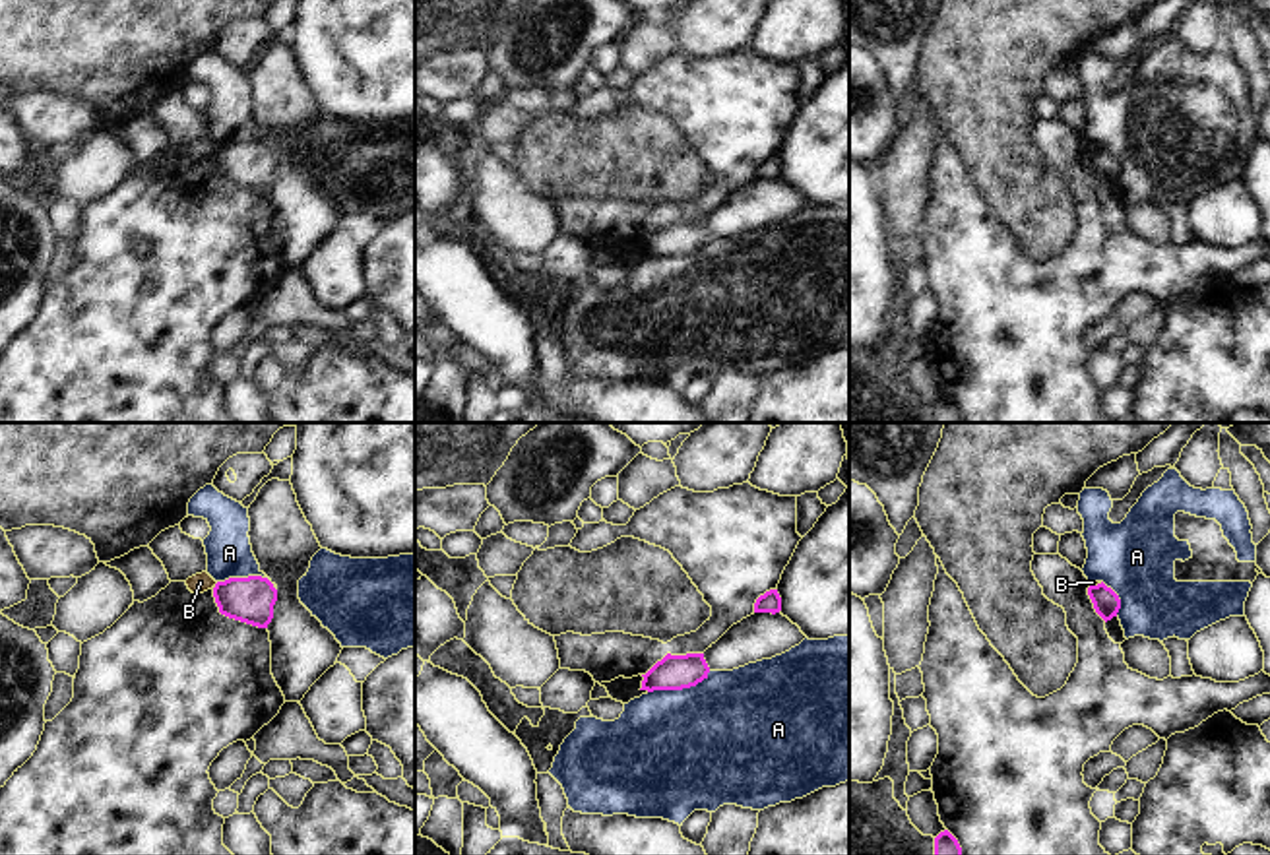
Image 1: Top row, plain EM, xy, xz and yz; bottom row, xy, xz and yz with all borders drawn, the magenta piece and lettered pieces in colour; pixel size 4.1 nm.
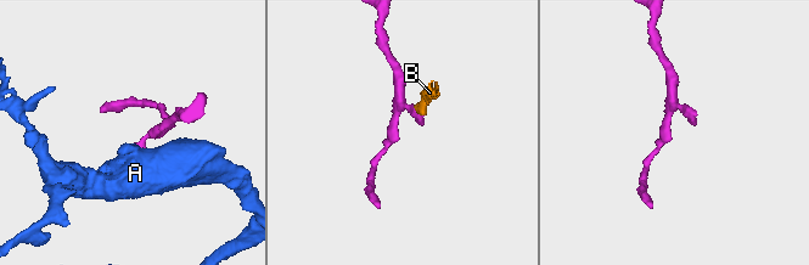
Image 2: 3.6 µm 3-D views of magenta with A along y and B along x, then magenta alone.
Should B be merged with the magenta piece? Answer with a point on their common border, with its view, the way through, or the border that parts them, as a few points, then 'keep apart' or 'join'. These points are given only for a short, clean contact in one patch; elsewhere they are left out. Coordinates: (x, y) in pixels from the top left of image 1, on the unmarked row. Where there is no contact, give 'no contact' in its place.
meets magenta in xy at (216, 152); border along xy (218, 148), (214, 154); keep apart

